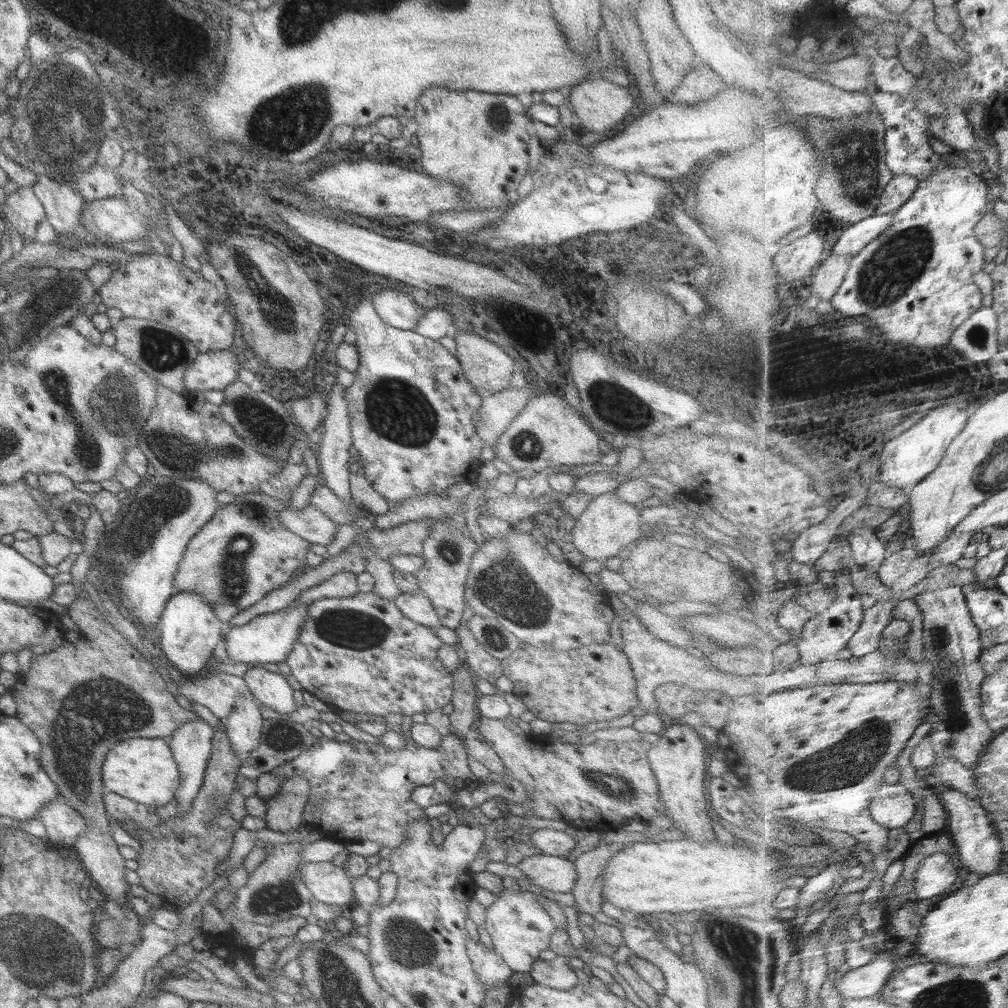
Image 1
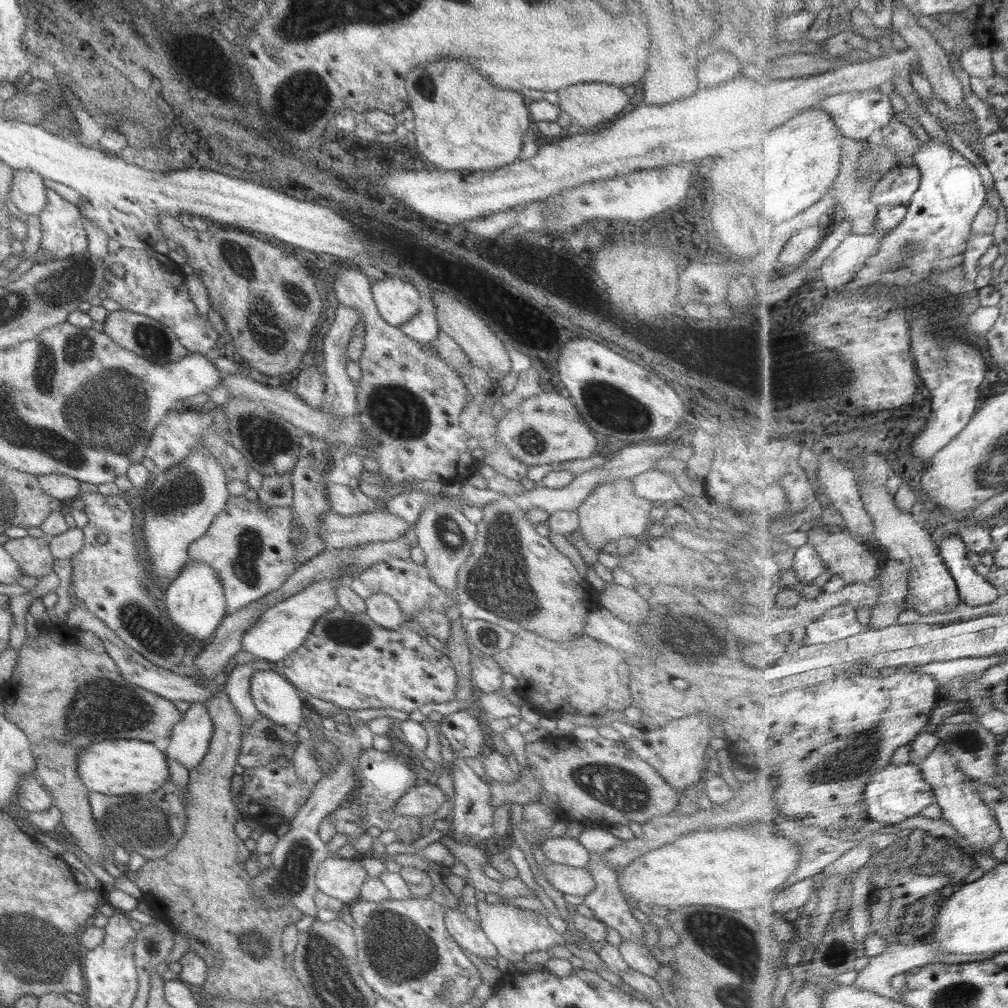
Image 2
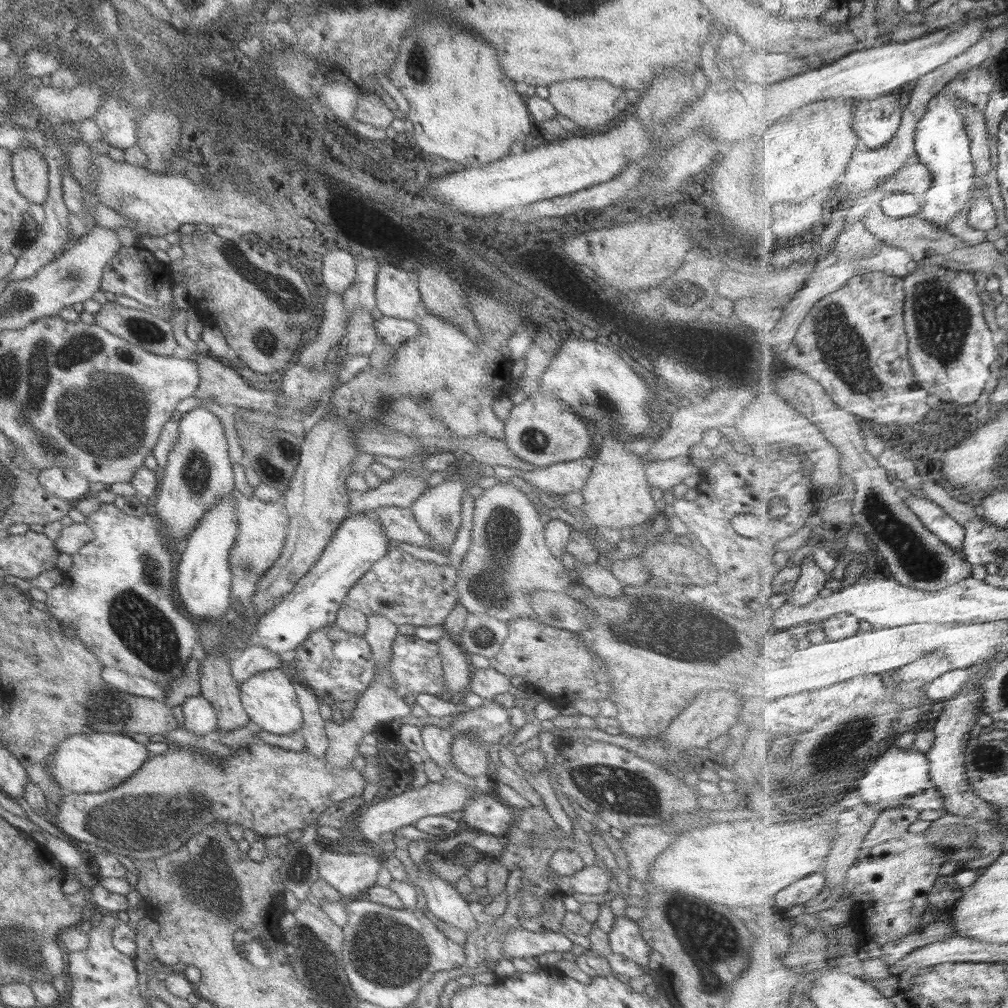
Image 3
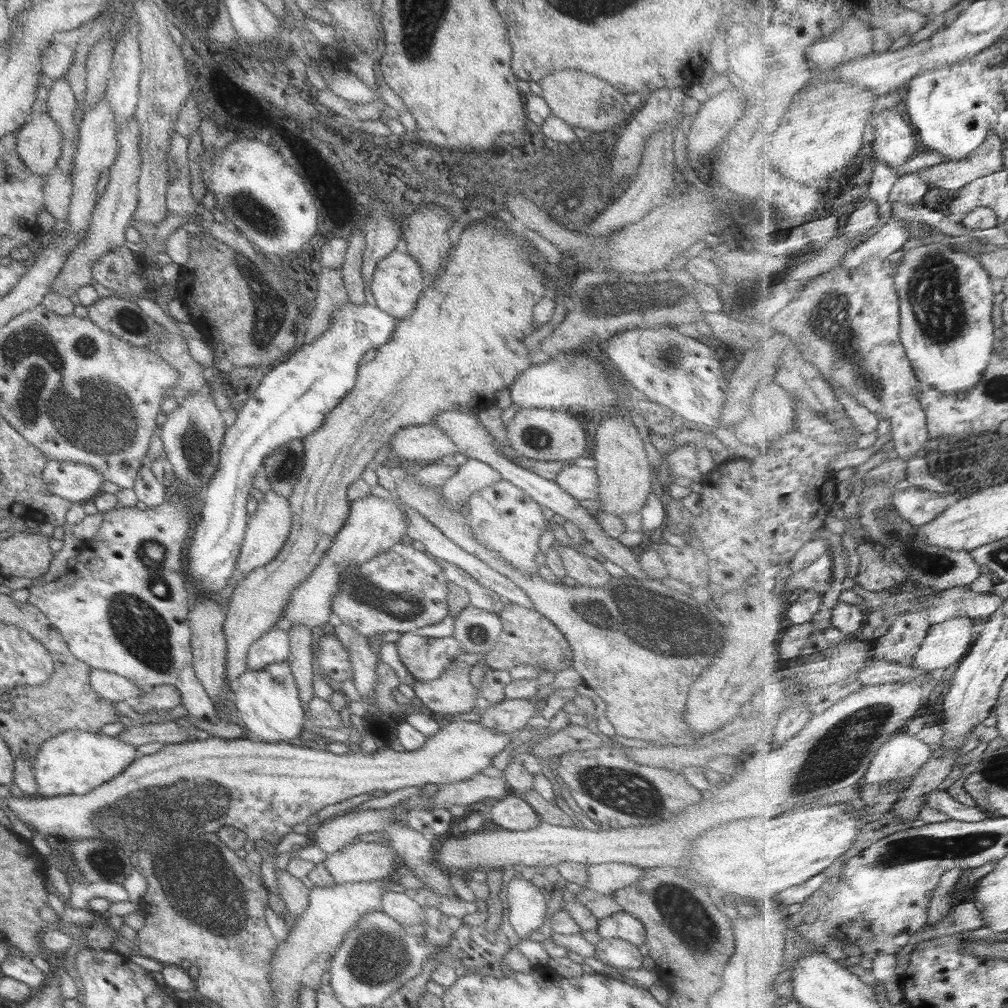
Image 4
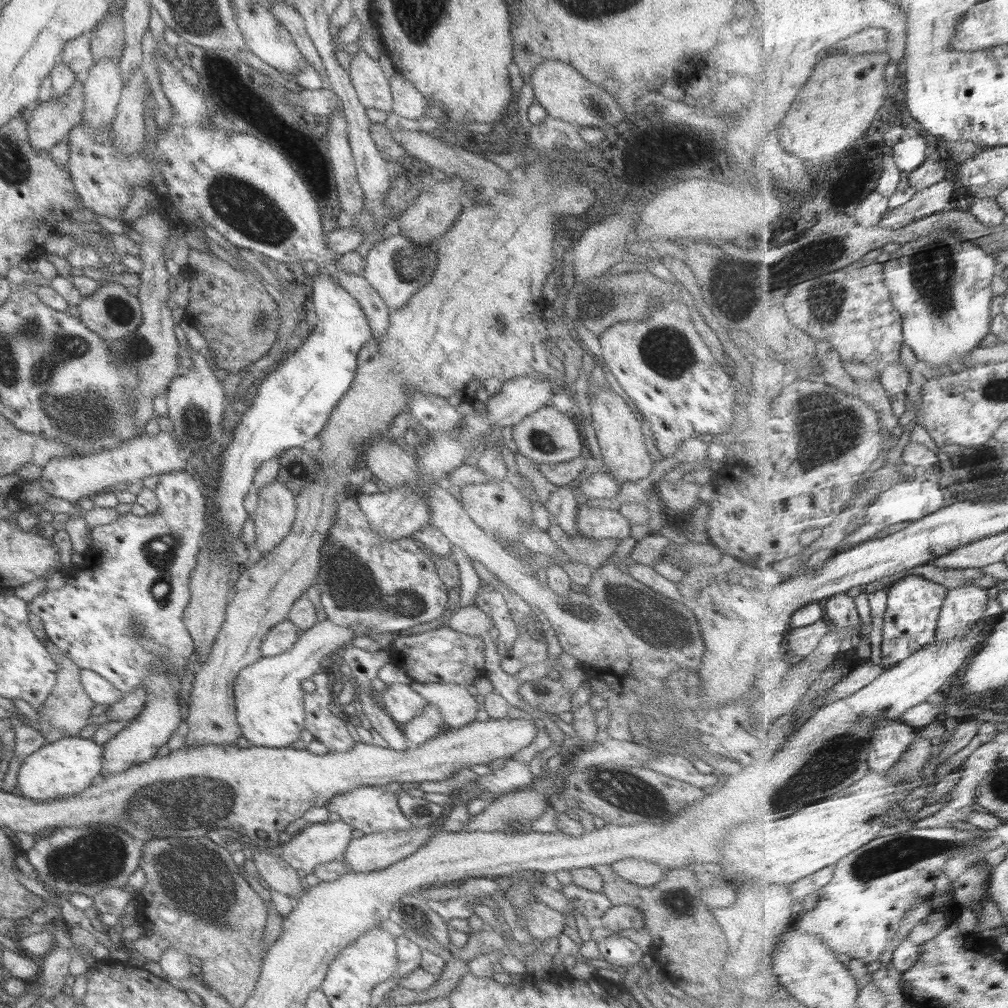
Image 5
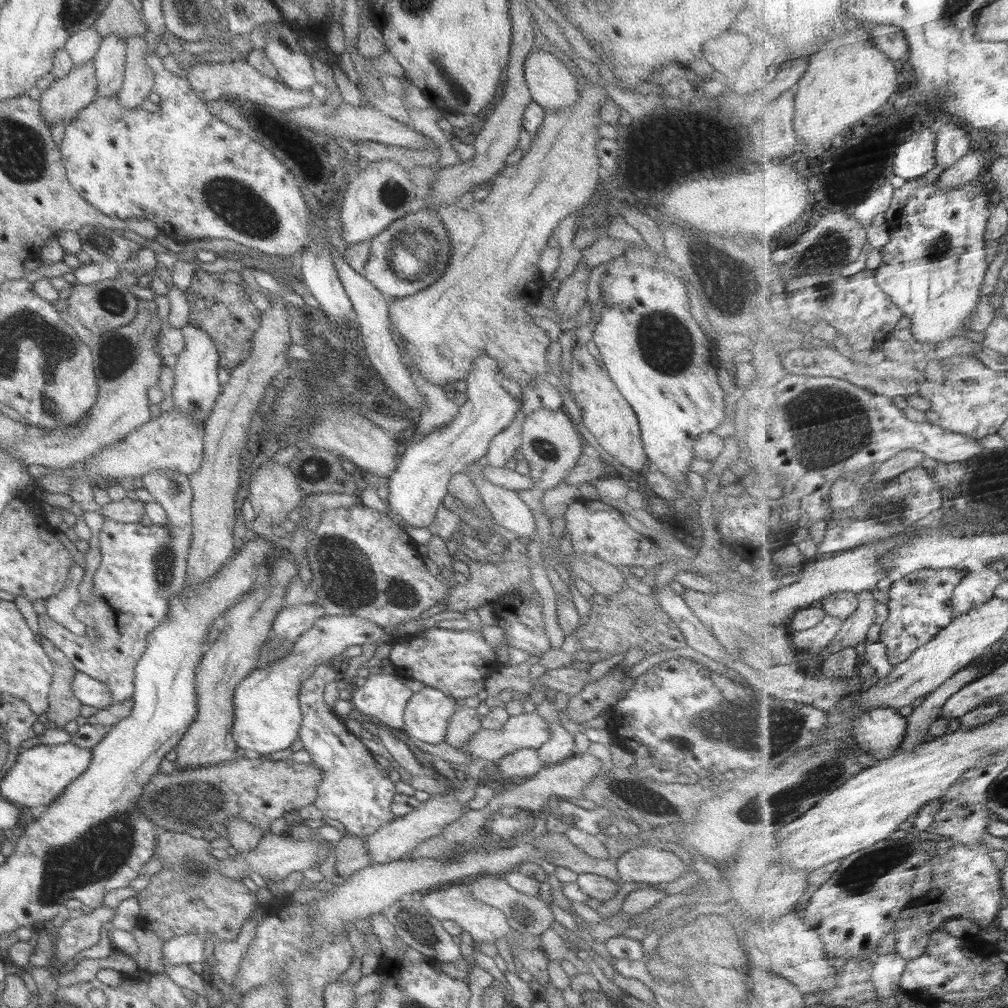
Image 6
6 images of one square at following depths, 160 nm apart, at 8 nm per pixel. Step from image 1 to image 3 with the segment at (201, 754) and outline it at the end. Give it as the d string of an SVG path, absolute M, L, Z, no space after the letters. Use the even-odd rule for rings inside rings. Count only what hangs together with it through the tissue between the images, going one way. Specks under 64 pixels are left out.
M201 695L190 696L180 705L183 727L194 736L204 736L217 728L215 710Z

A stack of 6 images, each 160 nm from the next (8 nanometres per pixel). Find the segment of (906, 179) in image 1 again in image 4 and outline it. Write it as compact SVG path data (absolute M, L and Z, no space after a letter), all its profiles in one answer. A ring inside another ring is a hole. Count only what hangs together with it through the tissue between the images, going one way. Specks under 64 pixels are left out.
M989 136L985 143L963 161L946 161L920 171L925 183L935 189L957 190L965 184L985 178L993 172L1005 171L1005 142Z

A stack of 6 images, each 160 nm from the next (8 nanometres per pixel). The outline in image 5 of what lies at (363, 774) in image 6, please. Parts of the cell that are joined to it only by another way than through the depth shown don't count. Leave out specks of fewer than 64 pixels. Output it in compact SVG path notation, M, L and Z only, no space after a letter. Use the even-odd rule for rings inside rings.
M321 670L310 676L315 689L303 695L304 729L315 741L325 745L328 753L345 752L355 742L349 736L345 722L329 712L327 705L335 697L327 685L327 677L328 673ZM358 786L355 790L336 794L324 806L328 811L339 815L339 821L361 830L364 834L385 832L387 830L411 830L412 824L401 814L397 801L397 794L388 791L387 786Z

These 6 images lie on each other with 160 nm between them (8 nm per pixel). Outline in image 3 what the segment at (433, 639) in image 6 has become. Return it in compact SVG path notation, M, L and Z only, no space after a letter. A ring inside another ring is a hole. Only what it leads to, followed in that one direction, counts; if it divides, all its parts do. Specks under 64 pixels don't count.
M397 634L391 642L390 650L386 670L388 670L396 696L403 699L423 693L437 697L444 691L440 657L434 642L425 642L415 636Z

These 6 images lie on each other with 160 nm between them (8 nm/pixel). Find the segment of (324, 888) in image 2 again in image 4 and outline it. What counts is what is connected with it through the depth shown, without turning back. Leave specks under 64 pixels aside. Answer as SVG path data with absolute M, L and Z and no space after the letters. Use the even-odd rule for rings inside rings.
M357 839L328 854L322 862L334 884L379 881L393 874L397 863L390 846Z

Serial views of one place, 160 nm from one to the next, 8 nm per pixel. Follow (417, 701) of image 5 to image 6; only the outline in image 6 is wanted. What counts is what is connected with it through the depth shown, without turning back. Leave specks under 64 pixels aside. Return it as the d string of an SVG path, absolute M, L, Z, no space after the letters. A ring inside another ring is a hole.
M373 669L365 683L351 687L350 692L350 704L365 718L375 719L390 730L402 729L403 708L412 692L399 681L398 675Z

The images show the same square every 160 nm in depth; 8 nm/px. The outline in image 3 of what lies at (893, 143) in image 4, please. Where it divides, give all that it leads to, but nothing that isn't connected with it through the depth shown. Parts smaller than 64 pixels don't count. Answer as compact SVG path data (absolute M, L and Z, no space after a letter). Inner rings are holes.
M897 93L873 102L857 101L853 108L853 129L866 148L881 148L897 136L903 111Z

